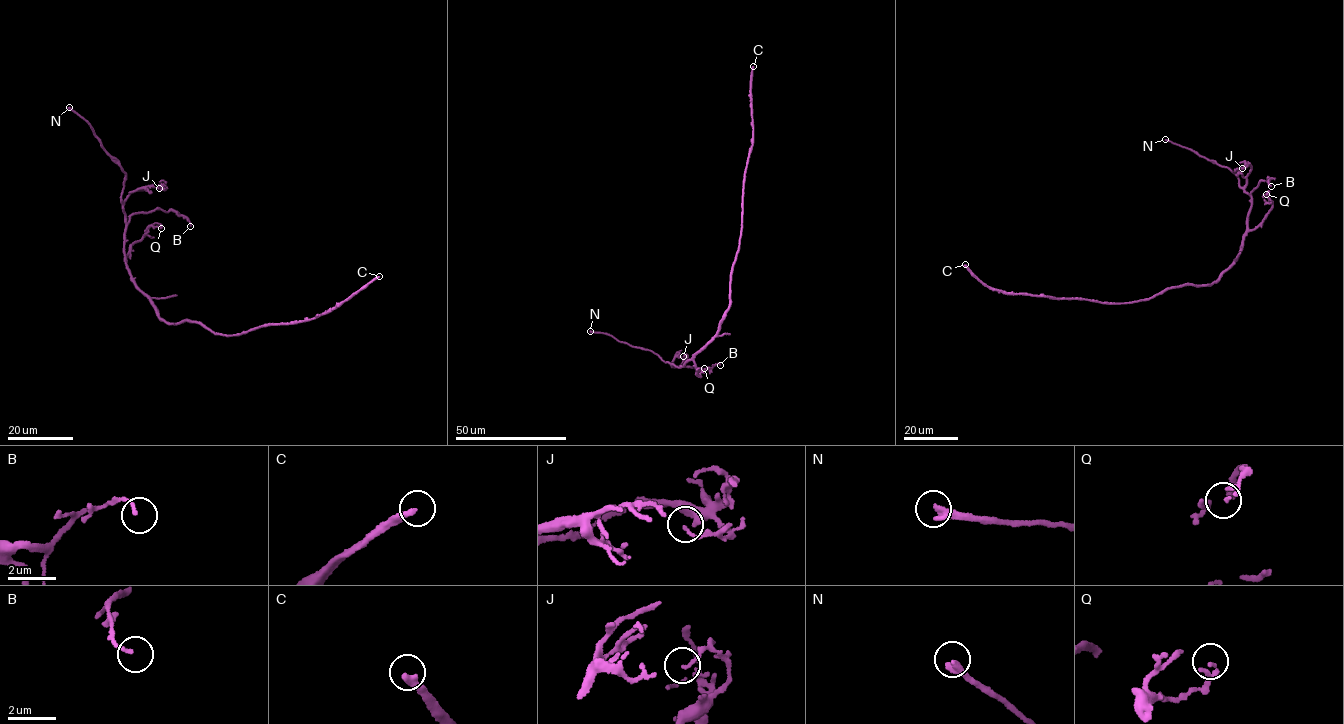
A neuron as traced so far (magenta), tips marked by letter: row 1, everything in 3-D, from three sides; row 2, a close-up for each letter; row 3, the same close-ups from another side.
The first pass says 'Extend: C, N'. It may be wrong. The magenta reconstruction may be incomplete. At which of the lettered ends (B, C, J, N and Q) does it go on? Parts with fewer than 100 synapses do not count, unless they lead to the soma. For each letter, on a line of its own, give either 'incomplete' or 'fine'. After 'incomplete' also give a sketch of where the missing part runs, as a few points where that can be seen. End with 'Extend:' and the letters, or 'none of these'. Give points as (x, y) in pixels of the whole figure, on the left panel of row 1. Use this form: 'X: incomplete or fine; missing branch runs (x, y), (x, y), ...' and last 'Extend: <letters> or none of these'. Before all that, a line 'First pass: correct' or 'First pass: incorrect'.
First pass: correct
B: fine
C: incomplete
J: fine
N: incomplete; missing branch runs (69, 107), (49, 94)
Q: fine
Extend: C, N

